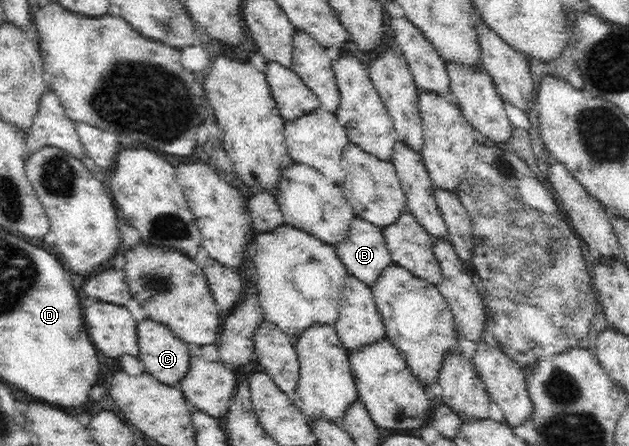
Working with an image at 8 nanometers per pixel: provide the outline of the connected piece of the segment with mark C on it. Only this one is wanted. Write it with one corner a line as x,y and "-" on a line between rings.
152,319
137,322
137,340
139,362
160,384
173,386
187,374
190,349
168,326

